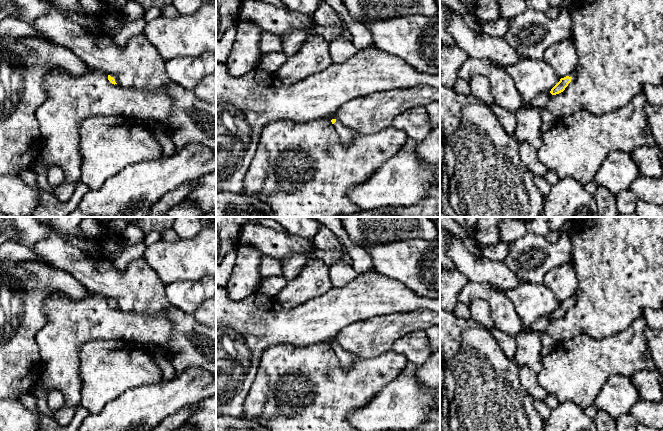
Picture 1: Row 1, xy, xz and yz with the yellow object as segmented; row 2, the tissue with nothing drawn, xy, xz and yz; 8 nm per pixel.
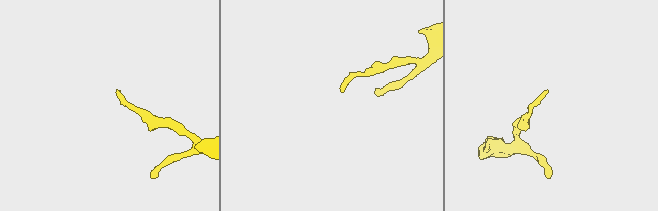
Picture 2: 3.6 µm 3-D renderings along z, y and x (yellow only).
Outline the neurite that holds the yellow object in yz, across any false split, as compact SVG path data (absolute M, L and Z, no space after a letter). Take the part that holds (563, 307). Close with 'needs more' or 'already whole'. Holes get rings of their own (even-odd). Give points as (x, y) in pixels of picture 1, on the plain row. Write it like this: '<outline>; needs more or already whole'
M575 294L568 300L561 302L560 305L551 313L550 317L556 319L563 316L568 308L576 303L577 299L578 296Z; needs more

